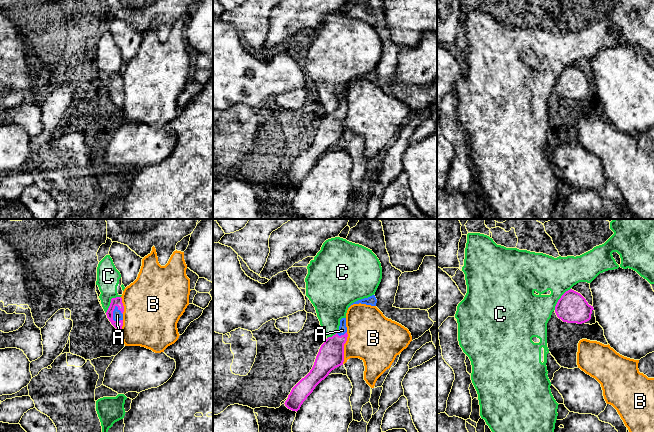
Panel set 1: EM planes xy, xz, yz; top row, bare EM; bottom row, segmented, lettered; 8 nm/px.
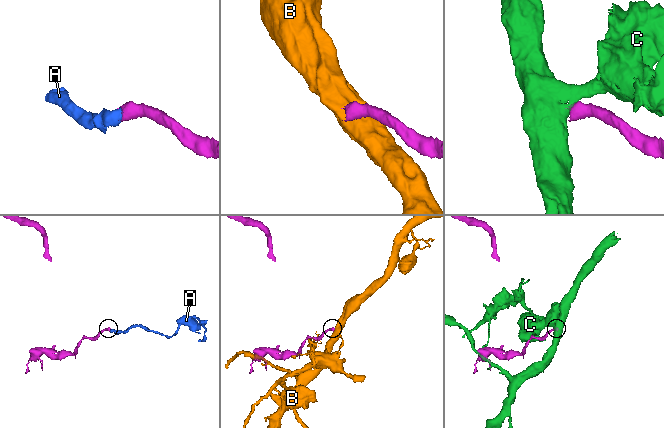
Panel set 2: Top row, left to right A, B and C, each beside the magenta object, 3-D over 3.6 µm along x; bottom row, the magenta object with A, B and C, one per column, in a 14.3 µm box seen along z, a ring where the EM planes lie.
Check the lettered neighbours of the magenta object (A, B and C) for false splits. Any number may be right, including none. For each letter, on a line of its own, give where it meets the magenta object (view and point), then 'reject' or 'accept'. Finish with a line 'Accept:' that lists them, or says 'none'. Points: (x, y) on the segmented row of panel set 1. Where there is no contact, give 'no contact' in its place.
A: meets magenta in xy at (112, 317); accept
B: meets magenta in xz at (343, 348); reject
C: meets magenta in xy at (111, 301); reject
Accept: A

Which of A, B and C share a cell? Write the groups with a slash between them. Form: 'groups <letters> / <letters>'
groups A / B / C

